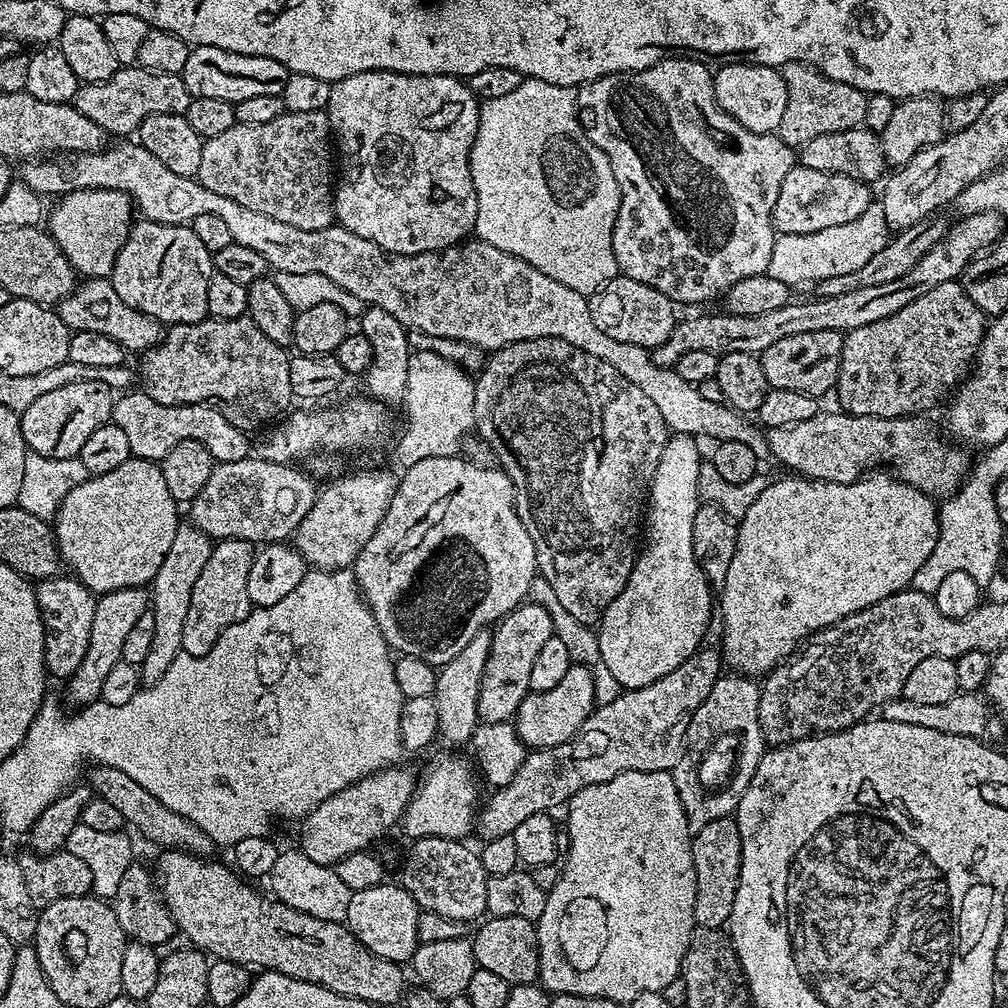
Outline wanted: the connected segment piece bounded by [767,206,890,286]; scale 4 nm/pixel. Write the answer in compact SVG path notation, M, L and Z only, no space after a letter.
M880 206L868 207L854 222L846 222L842 226L830 226L826 230L818 230L814 234L777 235L767 275L778 278L778 282L789 286L819 282L826 278L834 278L842 274L850 274L854 270L862 270L878 250L888 245L890 227Z

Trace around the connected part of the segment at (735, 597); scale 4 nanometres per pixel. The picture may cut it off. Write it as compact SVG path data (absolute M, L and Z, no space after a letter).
M873 471L867 478L861 478L849 484L807 478L788 479L792 480L776 480L773 484L772 481L765 483L762 494L758 494L754 506L750 506L750 510L746 510L746 514L739 517L734 562L730 562L726 582L718 592L718 620L720 616L721 622L724 623L723 663L727 667L728 664L732 667L729 669L739 670L749 678L763 677L778 664L787 661L797 651L798 645L807 641L812 633L819 632L821 628L828 628L831 624L837 624L842 618L860 612L866 606L876 604L882 598L893 596L894 593L909 587L914 574L918 574L922 562L930 558L940 533L937 501L926 495L925 492L920 492L917 488L912 488L904 481L896 479L895 475L887 471Z

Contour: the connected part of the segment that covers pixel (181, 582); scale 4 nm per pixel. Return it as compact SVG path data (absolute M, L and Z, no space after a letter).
M190 522L177 523L174 542L170 542L170 550L166 550L166 558L162 558L162 566L158 566L158 574L150 585L154 638L150 641L150 650L144 661L138 665L138 671L145 681L160 680L182 651L182 622L190 610L190 594L194 594L194 582L198 582L198 574L202 574L206 558L210 558L213 543L211 536L207 536Z

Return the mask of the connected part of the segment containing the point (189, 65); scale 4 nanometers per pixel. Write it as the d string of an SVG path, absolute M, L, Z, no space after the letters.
M196 46L188 53L182 75L186 90L190 90L193 97L226 98L226 102L236 104L242 98L255 98L257 94L283 96L290 73L274 58L238 54L218 46Z

